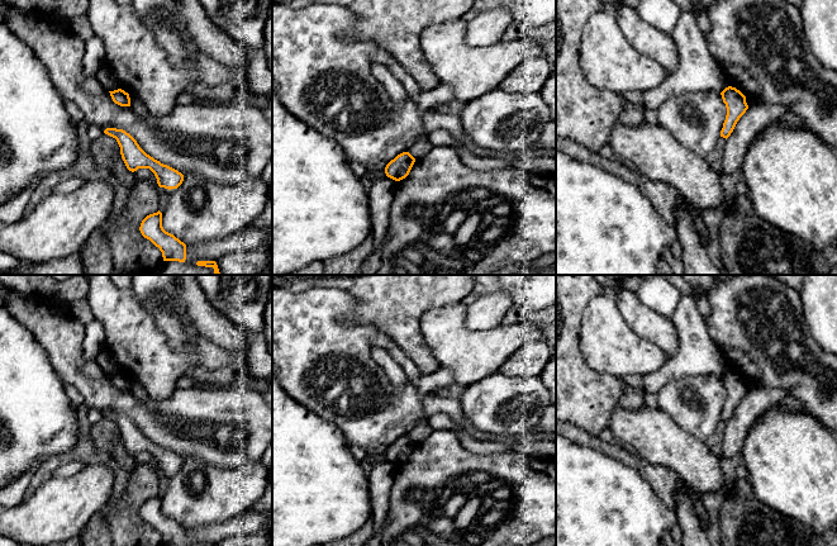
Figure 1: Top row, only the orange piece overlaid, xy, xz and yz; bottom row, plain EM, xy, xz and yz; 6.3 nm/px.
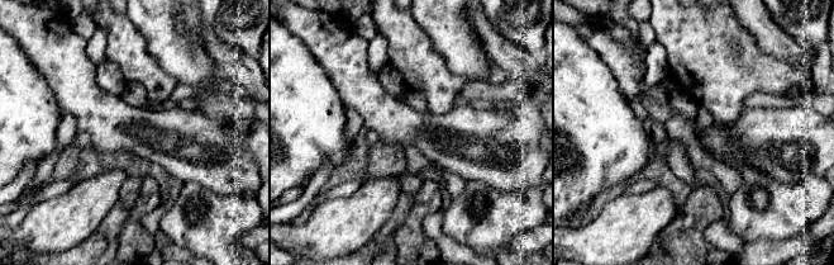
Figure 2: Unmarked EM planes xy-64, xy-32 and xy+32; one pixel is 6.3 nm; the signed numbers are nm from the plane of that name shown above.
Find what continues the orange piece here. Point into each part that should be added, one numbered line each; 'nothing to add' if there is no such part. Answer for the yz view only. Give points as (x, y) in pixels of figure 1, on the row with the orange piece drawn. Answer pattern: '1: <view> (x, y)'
nothing to add

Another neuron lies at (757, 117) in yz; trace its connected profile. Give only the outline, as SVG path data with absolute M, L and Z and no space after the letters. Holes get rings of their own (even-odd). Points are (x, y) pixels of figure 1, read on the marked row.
M772 103L748 106L726 141L722 174L739 172L748 146L770 124L789 111L789 108L785 105Z

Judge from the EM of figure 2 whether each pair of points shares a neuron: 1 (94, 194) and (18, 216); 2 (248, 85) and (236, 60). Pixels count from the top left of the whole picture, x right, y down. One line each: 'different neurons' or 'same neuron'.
1: different neurons
2: same neuron

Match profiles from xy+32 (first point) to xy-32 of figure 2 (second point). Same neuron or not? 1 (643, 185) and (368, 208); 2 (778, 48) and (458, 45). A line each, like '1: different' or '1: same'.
1: different
2: different

